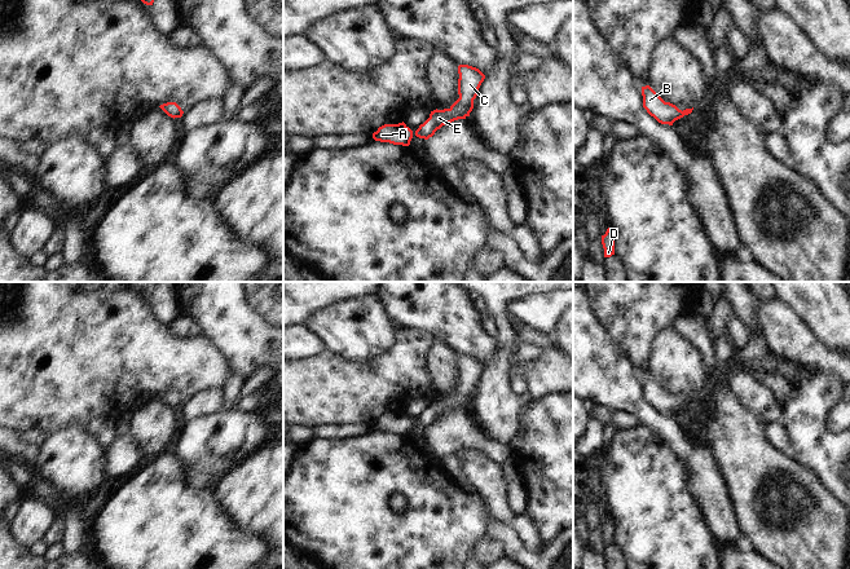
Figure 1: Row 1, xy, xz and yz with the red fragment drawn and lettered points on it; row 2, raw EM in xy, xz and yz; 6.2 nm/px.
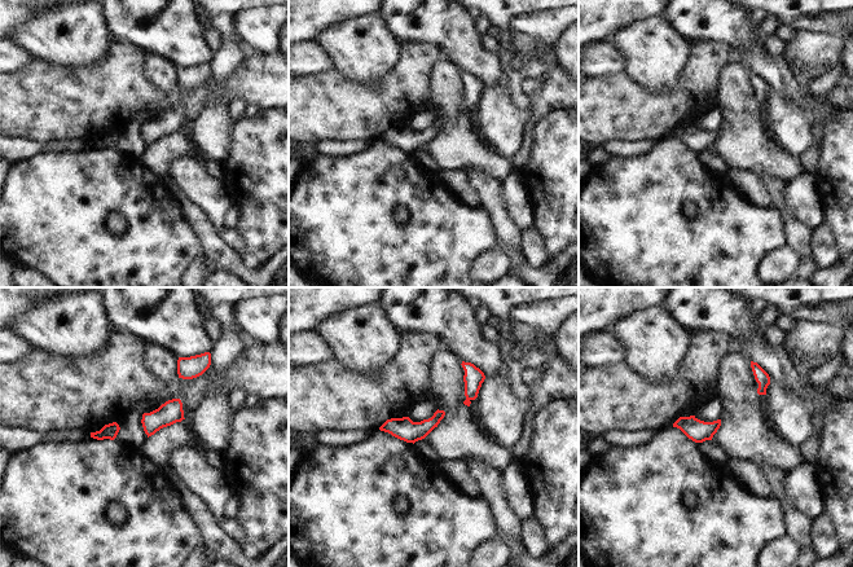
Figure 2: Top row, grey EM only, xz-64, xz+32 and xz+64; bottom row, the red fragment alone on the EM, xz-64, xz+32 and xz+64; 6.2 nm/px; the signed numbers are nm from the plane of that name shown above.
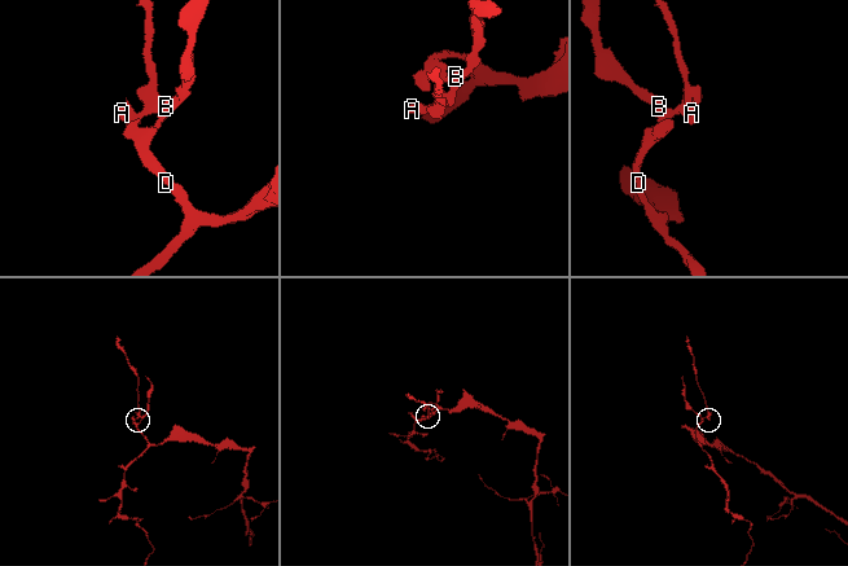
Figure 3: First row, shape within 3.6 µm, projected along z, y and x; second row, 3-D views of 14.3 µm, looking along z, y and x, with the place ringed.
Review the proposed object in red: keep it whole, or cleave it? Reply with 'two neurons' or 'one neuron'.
one neuron

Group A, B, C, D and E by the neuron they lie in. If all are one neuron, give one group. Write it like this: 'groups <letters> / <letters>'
groups A B C D E

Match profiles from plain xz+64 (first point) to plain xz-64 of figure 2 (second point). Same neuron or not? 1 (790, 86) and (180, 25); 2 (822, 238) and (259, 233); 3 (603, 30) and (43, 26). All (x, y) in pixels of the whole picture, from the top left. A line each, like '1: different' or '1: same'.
1: same
2: different
3: different

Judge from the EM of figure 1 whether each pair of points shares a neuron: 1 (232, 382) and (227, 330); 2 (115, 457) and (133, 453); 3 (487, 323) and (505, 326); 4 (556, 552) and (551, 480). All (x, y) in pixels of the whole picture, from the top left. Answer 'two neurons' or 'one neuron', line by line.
1: two neurons
2: one neuron
3: two neurons
4: two neurons

